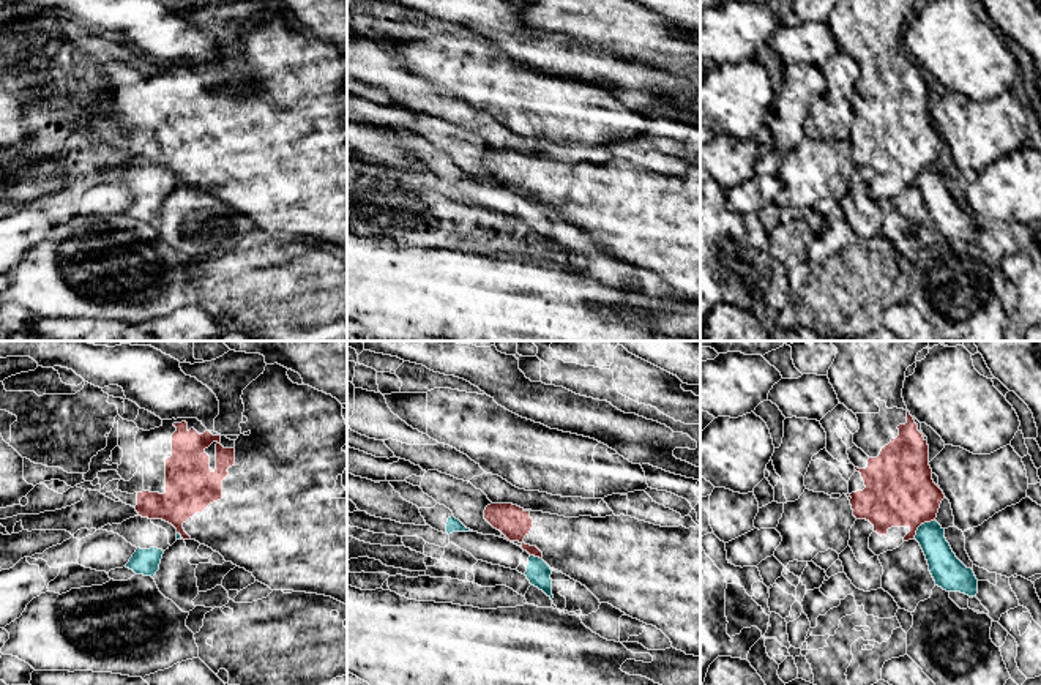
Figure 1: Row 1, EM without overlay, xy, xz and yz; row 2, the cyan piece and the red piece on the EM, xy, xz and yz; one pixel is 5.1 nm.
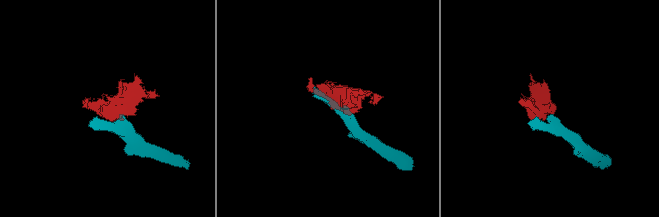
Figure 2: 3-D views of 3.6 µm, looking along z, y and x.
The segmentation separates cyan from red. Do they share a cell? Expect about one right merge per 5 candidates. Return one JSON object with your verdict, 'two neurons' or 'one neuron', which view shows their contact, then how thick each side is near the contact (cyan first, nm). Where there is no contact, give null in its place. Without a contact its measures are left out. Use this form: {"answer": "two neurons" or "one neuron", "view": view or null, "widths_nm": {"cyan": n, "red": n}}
{"answer": "two neurons", "view": "yz", "widths_nm": {"cyan": 160, "red": 360}}

